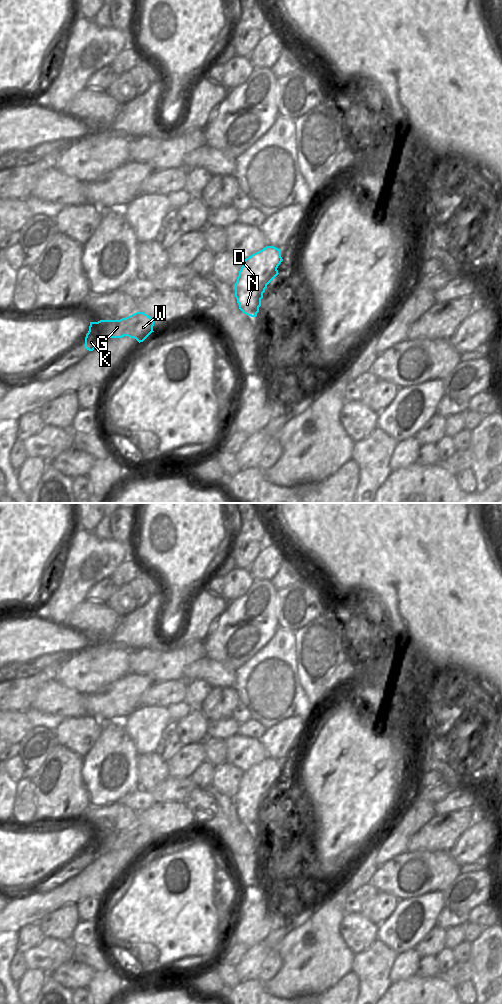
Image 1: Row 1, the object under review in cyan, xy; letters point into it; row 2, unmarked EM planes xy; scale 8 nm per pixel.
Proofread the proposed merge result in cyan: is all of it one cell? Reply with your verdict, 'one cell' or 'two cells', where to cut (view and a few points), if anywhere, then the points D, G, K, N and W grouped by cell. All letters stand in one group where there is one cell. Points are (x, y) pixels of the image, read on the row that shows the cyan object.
one cell; cut none; groups D G K N W

